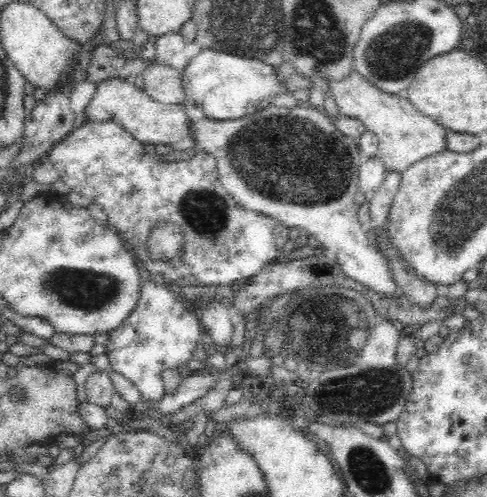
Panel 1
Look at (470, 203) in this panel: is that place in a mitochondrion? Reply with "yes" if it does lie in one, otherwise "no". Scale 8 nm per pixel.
yes

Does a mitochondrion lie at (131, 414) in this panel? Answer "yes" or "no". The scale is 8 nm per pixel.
no

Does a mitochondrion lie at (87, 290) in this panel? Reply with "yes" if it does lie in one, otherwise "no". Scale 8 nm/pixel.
yes

